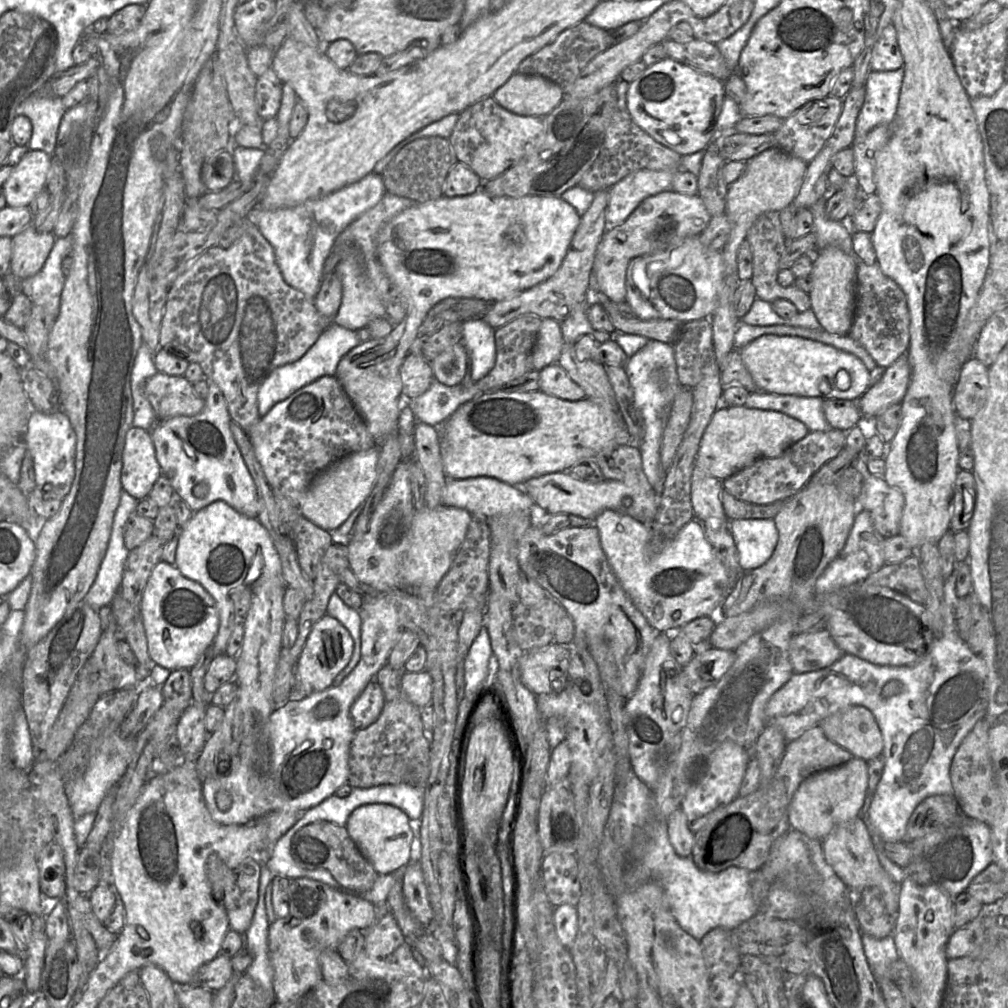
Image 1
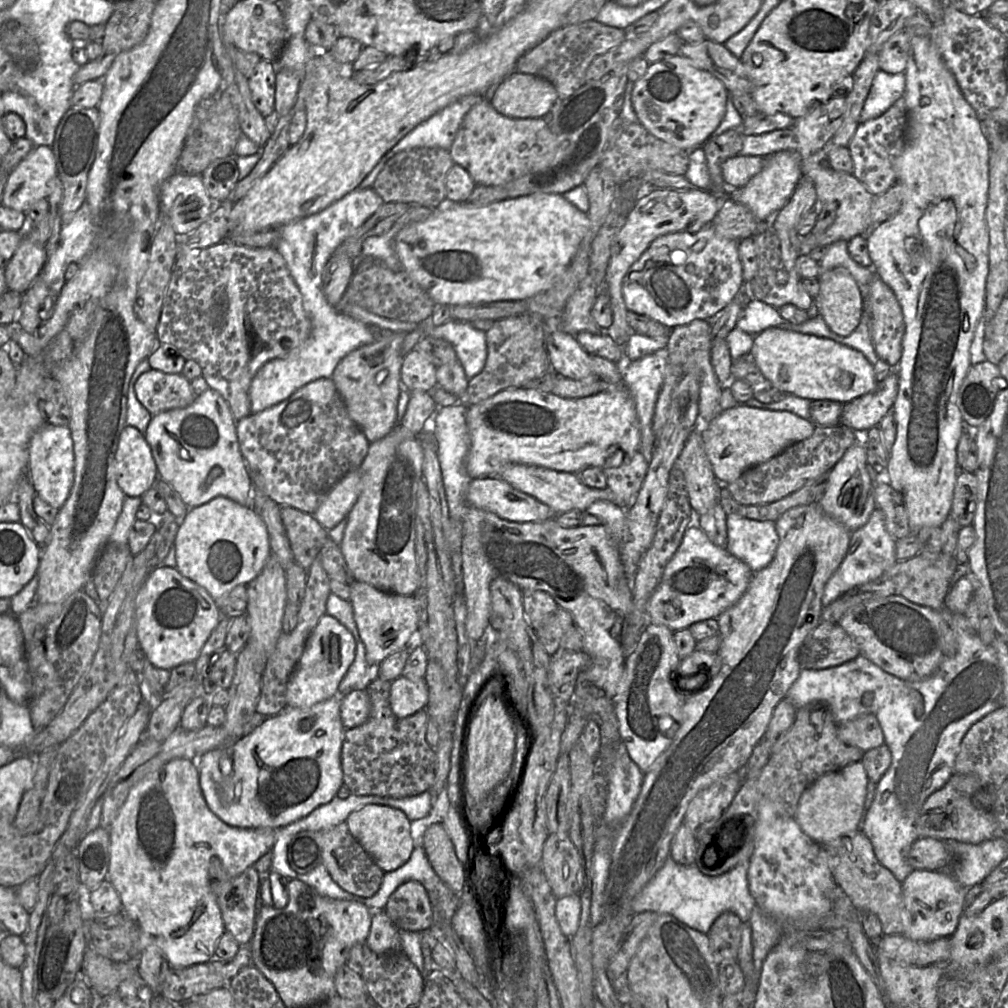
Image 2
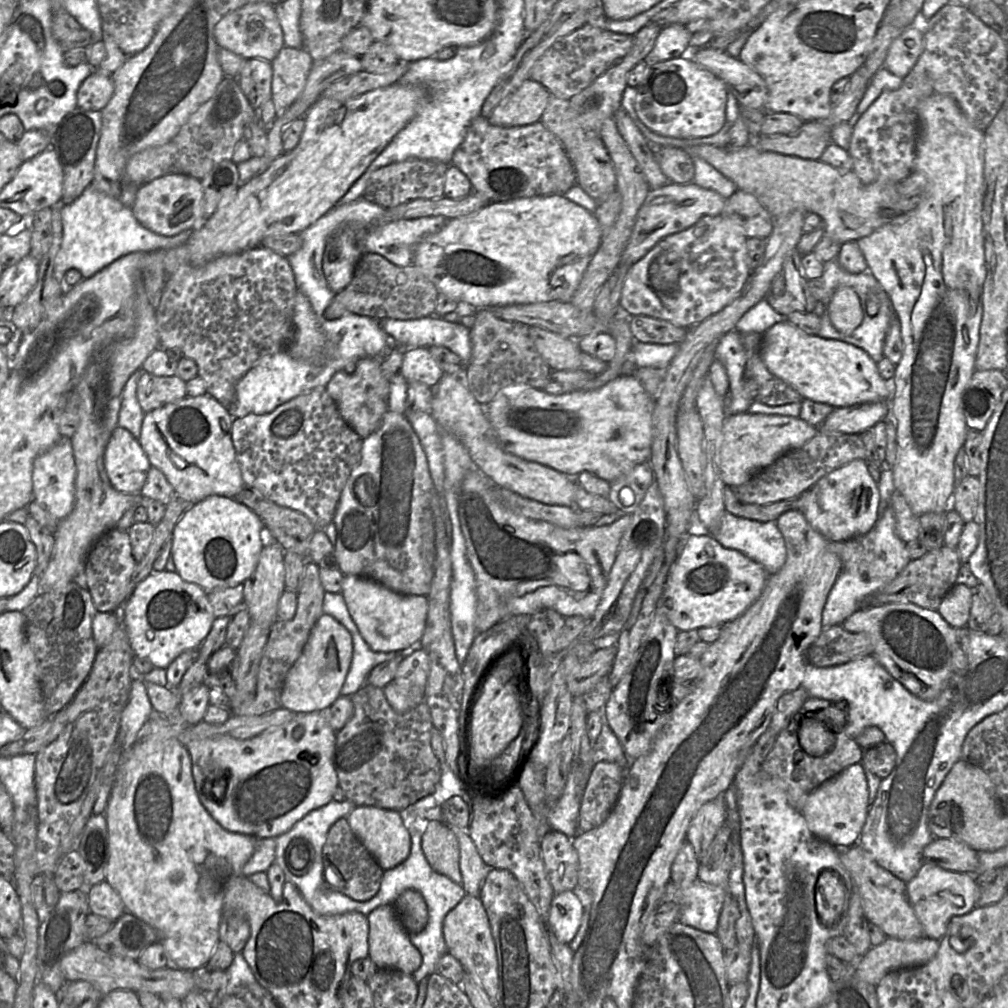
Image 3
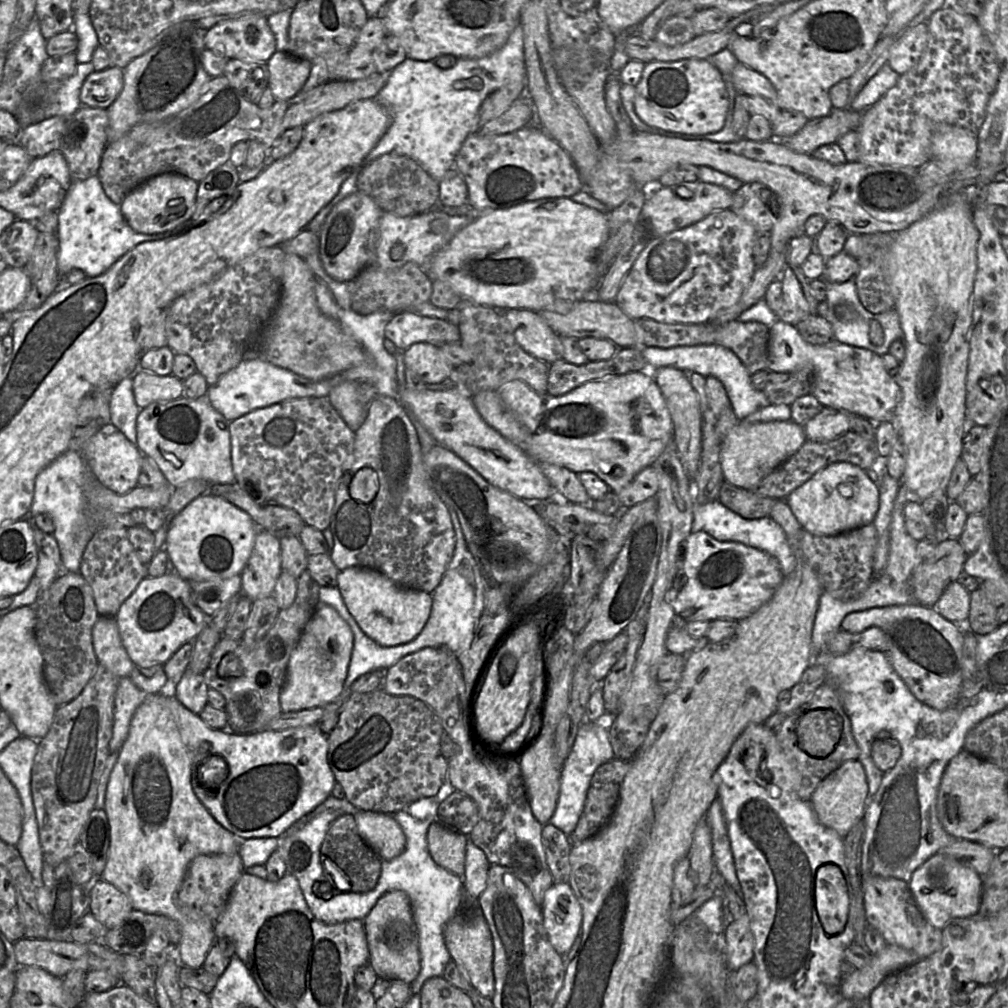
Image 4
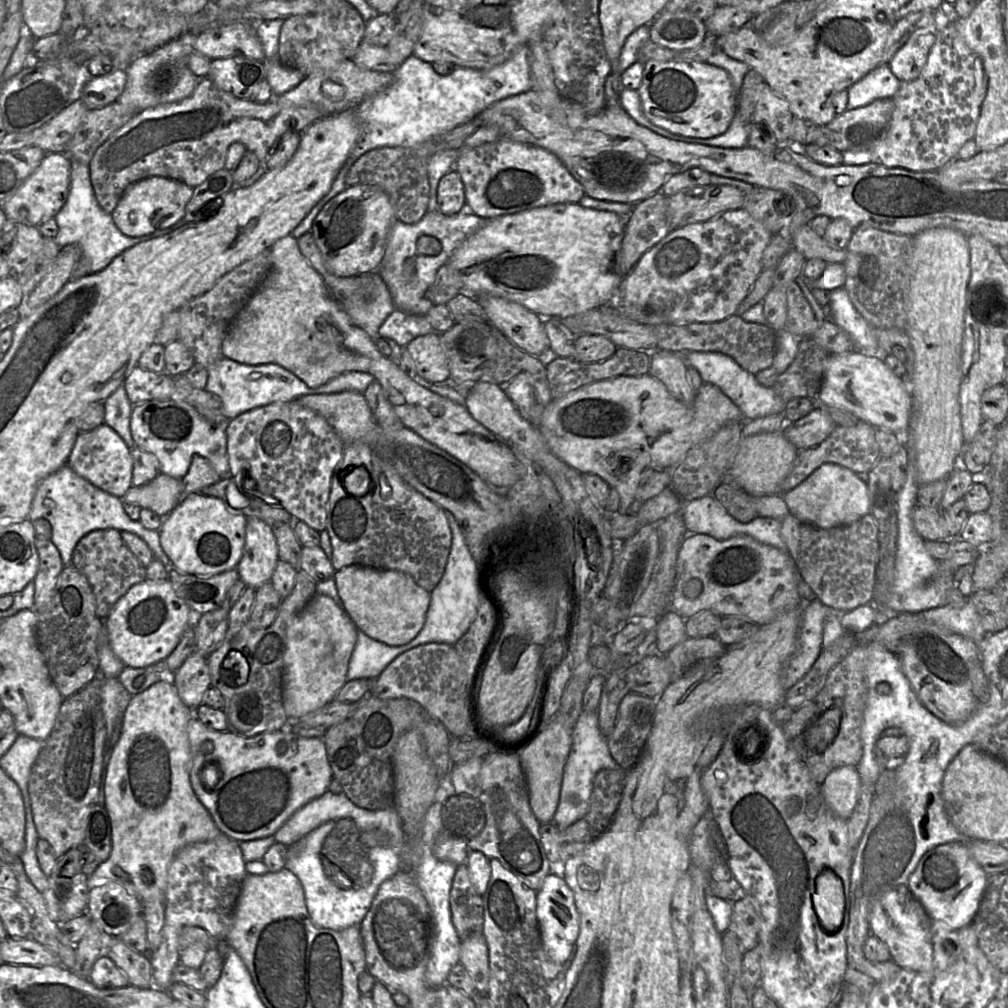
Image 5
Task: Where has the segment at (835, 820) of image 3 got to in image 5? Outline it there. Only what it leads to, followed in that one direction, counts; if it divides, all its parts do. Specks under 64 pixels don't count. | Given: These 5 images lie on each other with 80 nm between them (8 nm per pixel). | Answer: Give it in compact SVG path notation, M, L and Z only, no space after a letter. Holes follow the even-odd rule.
M843 766L827 776L820 784L820 791L827 806L836 815L849 819L857 805L862 783L857 767Z

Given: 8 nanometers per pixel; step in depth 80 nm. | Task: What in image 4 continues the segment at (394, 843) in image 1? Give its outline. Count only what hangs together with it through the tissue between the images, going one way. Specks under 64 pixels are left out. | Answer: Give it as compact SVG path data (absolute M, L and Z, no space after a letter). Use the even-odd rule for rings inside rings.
M360 810L354 815L362 840L381 858L391 860L406 847L406 837L393 814Z

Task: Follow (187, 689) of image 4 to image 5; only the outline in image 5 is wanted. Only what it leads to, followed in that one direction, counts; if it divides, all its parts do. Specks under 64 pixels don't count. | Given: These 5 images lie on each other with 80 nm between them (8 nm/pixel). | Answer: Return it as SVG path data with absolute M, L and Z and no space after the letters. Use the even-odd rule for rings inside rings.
M193 652L174 672L174 685L187 707L192 710L199 707L205 692L211 686L207 658Z

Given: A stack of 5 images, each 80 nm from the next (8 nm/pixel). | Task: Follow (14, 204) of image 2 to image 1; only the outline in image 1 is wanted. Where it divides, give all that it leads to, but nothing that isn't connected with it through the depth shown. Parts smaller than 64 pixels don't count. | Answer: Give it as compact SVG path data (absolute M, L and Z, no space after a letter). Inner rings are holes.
M28 150L3 184L6 205L10 207L29 206L34 197L46 188L47 174L52 155L42 150Z

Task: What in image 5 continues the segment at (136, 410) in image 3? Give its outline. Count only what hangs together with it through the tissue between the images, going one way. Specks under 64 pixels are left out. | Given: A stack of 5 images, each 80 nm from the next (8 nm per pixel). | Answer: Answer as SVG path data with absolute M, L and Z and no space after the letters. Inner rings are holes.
M123 384L103 403L105 407L104 423L122 438L128 448L136 447L130 431L133 404L129 401Z

